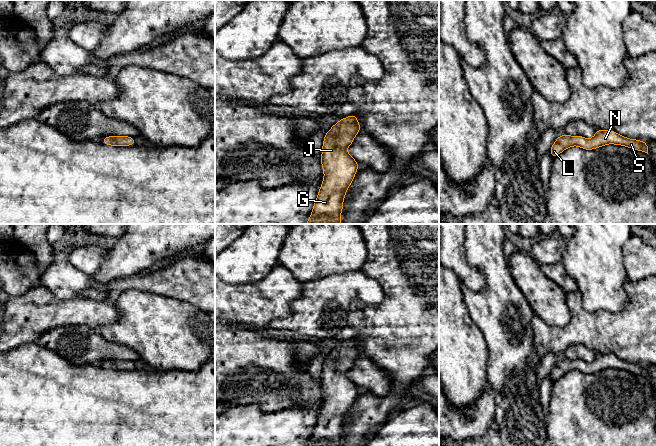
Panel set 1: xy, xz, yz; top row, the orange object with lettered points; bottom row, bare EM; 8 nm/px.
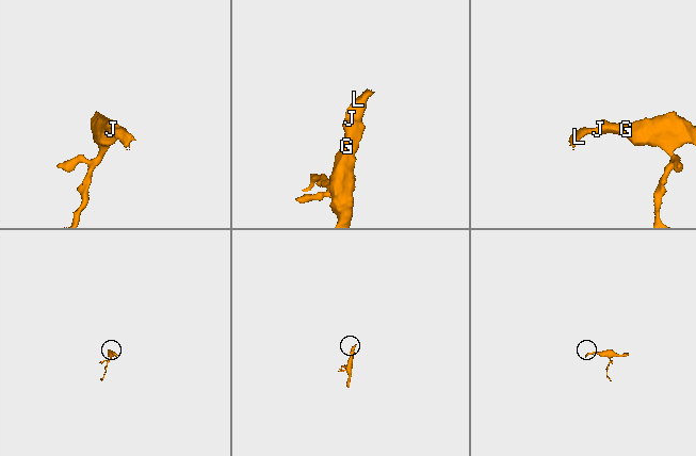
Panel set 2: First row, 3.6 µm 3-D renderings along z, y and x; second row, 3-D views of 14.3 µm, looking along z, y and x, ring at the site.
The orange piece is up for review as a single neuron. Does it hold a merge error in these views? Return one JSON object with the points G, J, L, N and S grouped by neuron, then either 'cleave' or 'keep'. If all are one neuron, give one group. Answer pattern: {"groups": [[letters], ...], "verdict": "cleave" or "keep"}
{"groups": [["G", "J", "L", "N", "S"]], "verdict": "keep"}

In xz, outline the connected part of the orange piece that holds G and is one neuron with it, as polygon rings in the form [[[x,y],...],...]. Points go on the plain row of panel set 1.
[[[352,338],[340,343],[324,359],[321,377],[324,401],[307,446],[341,446],[345,418],[359,391],[346,372],[359,356],[360,347]]]

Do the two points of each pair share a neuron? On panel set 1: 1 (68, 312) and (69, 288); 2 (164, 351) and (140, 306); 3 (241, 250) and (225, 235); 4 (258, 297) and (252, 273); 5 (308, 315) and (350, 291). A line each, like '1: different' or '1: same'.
1: different
2: same
3: different
4: different
5: same

